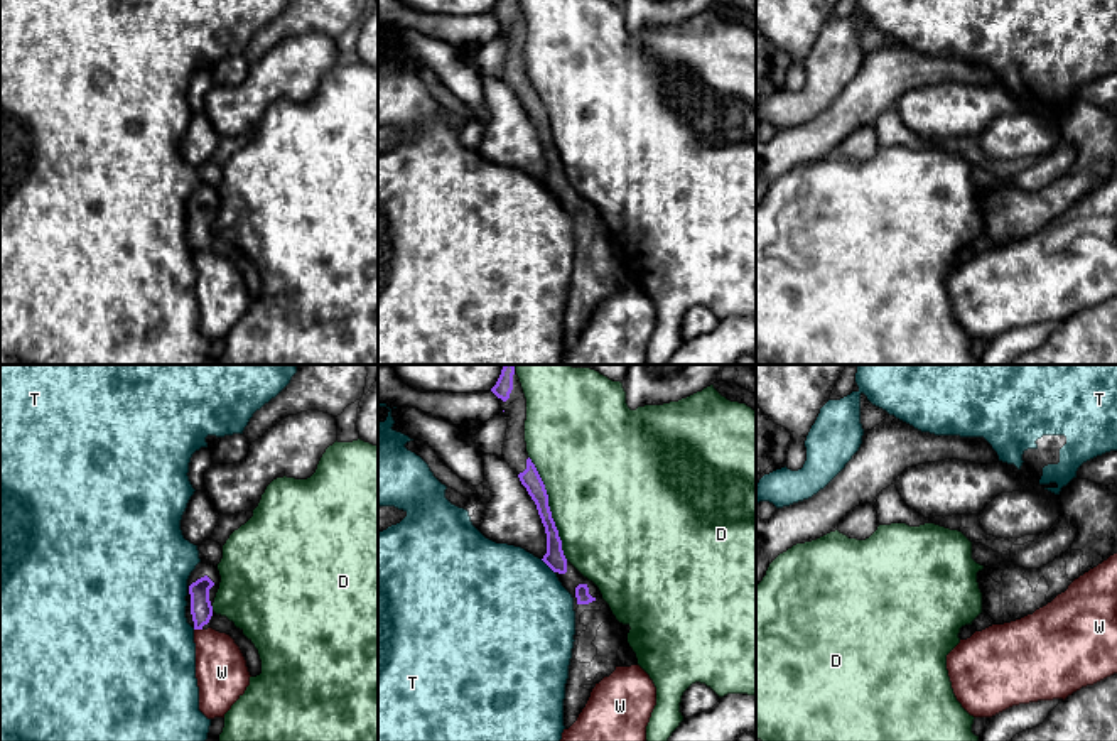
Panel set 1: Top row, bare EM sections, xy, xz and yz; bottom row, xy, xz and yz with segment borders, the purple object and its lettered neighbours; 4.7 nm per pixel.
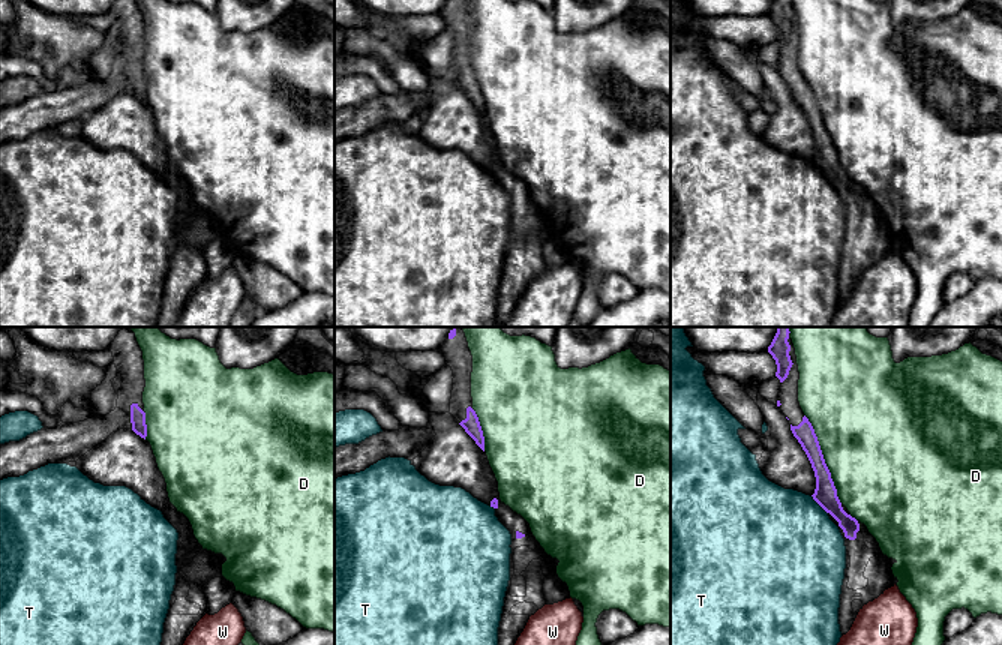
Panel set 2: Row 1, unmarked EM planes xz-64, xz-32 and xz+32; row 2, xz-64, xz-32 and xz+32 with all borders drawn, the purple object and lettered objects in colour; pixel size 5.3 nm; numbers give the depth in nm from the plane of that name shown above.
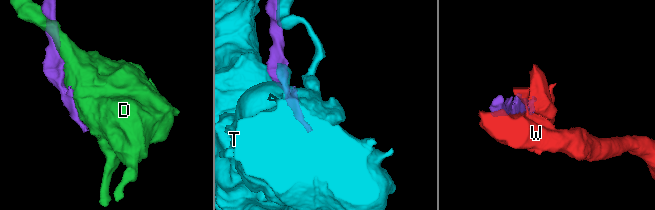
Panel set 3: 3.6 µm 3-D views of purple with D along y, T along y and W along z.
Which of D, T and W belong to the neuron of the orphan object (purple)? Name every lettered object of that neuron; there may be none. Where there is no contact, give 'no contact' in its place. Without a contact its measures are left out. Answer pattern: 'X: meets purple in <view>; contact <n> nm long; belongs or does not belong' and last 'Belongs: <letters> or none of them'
D: meets purple in xz; contact 550 nm long; does not belong
T: meets purple in xz; contact 100 nm long; does not belong
W: meets purple in xy; contact 40 nm long; does not belong
Belongs: none of them

